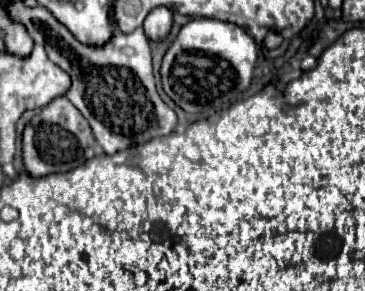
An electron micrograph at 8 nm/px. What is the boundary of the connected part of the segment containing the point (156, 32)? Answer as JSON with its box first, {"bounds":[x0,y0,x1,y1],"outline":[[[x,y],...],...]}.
{"bounds":[143,8,173,40],"outline":[[[153,8],[145,22],[143,22],[143,28],[145,28],[145,34],[149,40],[161,40],[167,36],[167,32],[171,30],[171,24],[173,24],[173,16],[171,16],[171,10],[169,8]]]}

